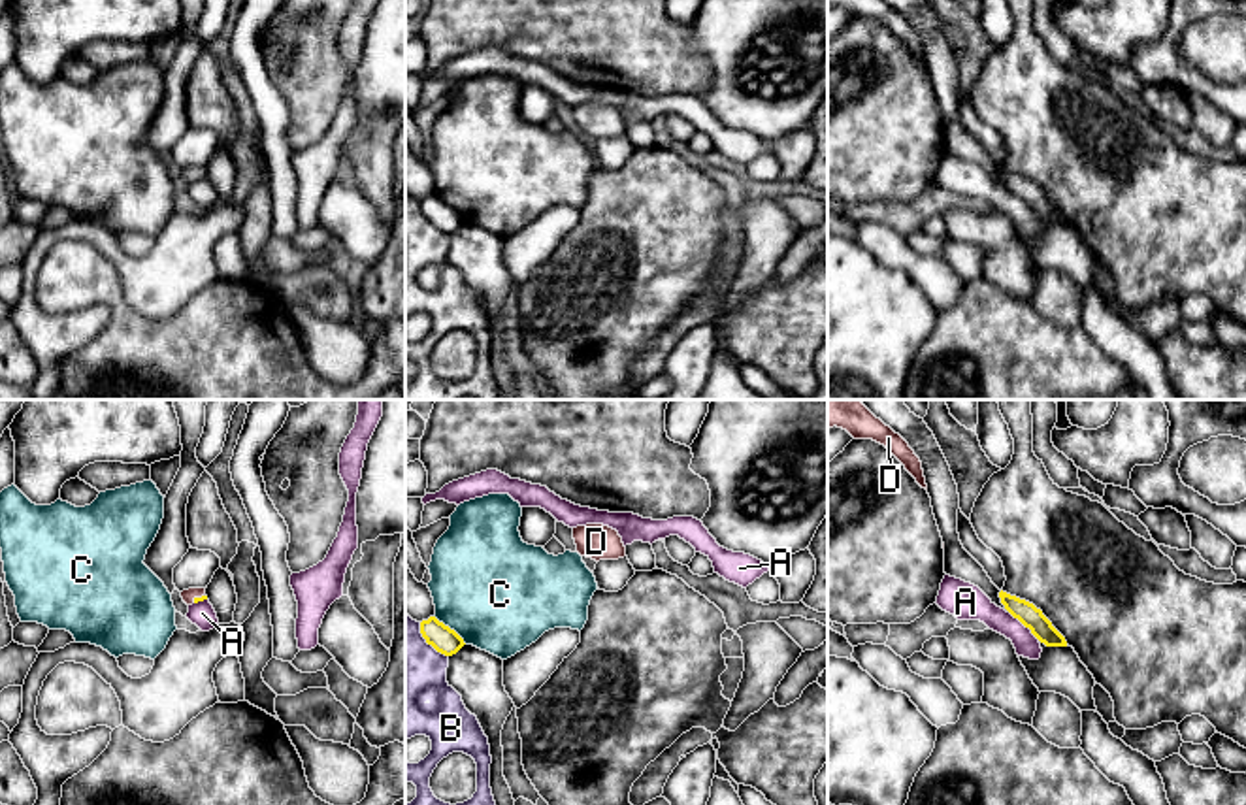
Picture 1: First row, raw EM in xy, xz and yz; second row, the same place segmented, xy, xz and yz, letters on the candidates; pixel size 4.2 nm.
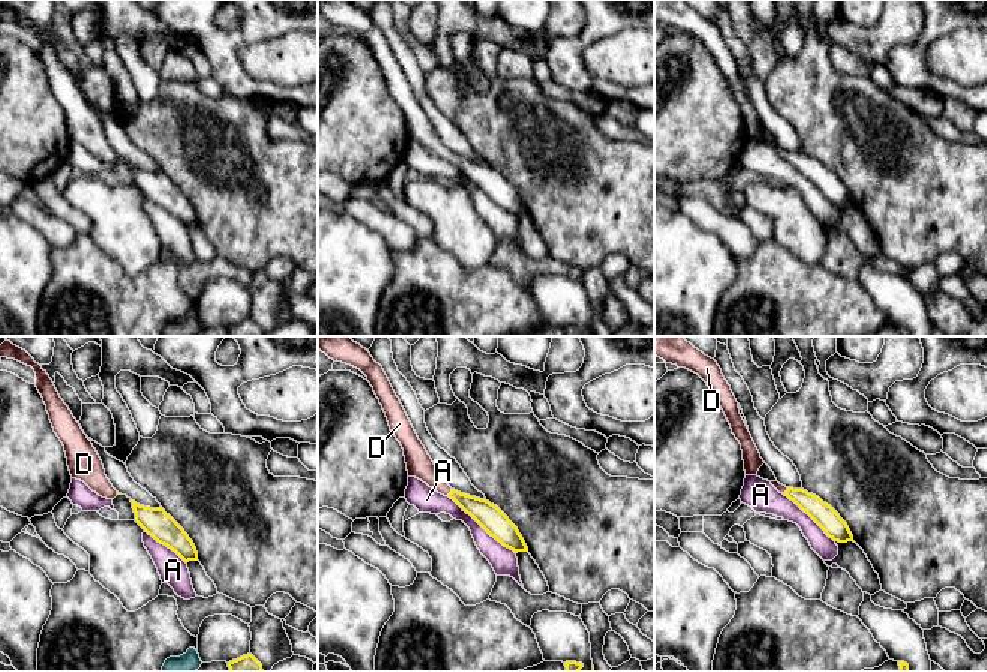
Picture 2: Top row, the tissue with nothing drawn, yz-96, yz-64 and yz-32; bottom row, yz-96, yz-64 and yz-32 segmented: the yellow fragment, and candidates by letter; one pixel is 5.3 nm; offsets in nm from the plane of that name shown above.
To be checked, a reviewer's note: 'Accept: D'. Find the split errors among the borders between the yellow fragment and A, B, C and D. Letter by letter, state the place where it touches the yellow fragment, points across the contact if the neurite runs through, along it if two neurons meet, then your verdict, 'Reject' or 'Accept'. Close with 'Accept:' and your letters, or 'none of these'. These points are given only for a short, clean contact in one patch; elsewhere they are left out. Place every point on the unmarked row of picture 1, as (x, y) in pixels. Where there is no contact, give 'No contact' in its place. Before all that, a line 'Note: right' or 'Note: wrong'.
Note: right
A: Touches yellow at yz (1024, 202). Reject
B: Touches yellow at xz (428, 221). Reject
C: Touches yellow at xz (449, 206). Reject
D: Touches yellow at xy (198, 176). Path across: xy (202, 176), (198, 176), (189, 172). Accept
Accept: D

